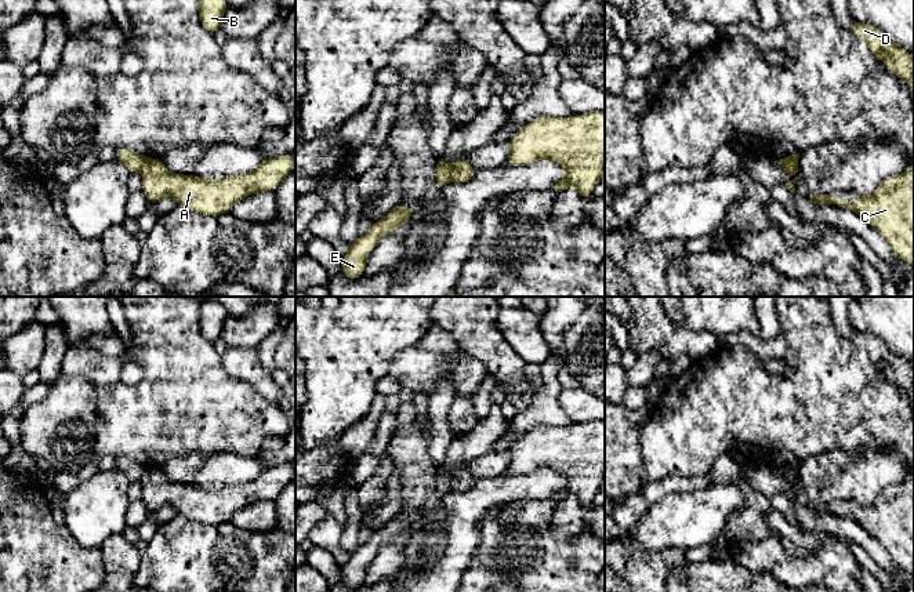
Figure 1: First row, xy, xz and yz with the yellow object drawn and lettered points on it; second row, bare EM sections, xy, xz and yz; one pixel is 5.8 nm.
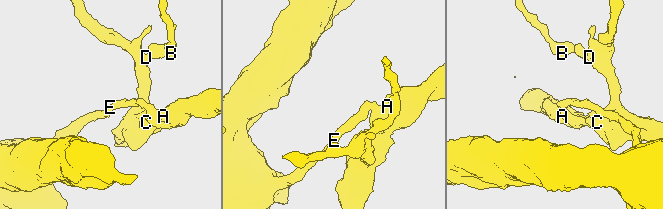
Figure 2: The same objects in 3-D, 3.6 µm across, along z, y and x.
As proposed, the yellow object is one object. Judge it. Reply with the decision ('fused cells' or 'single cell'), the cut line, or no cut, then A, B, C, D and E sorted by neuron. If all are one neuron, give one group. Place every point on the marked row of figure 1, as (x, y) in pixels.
fused cells | yz (782, 164), (794, 164), (797, 167) | A B C D / E

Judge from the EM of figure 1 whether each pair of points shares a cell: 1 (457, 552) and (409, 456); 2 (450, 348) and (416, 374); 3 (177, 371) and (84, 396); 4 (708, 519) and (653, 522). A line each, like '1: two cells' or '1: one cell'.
1: two cells
2: one cell
3: two cells
4: one cell

